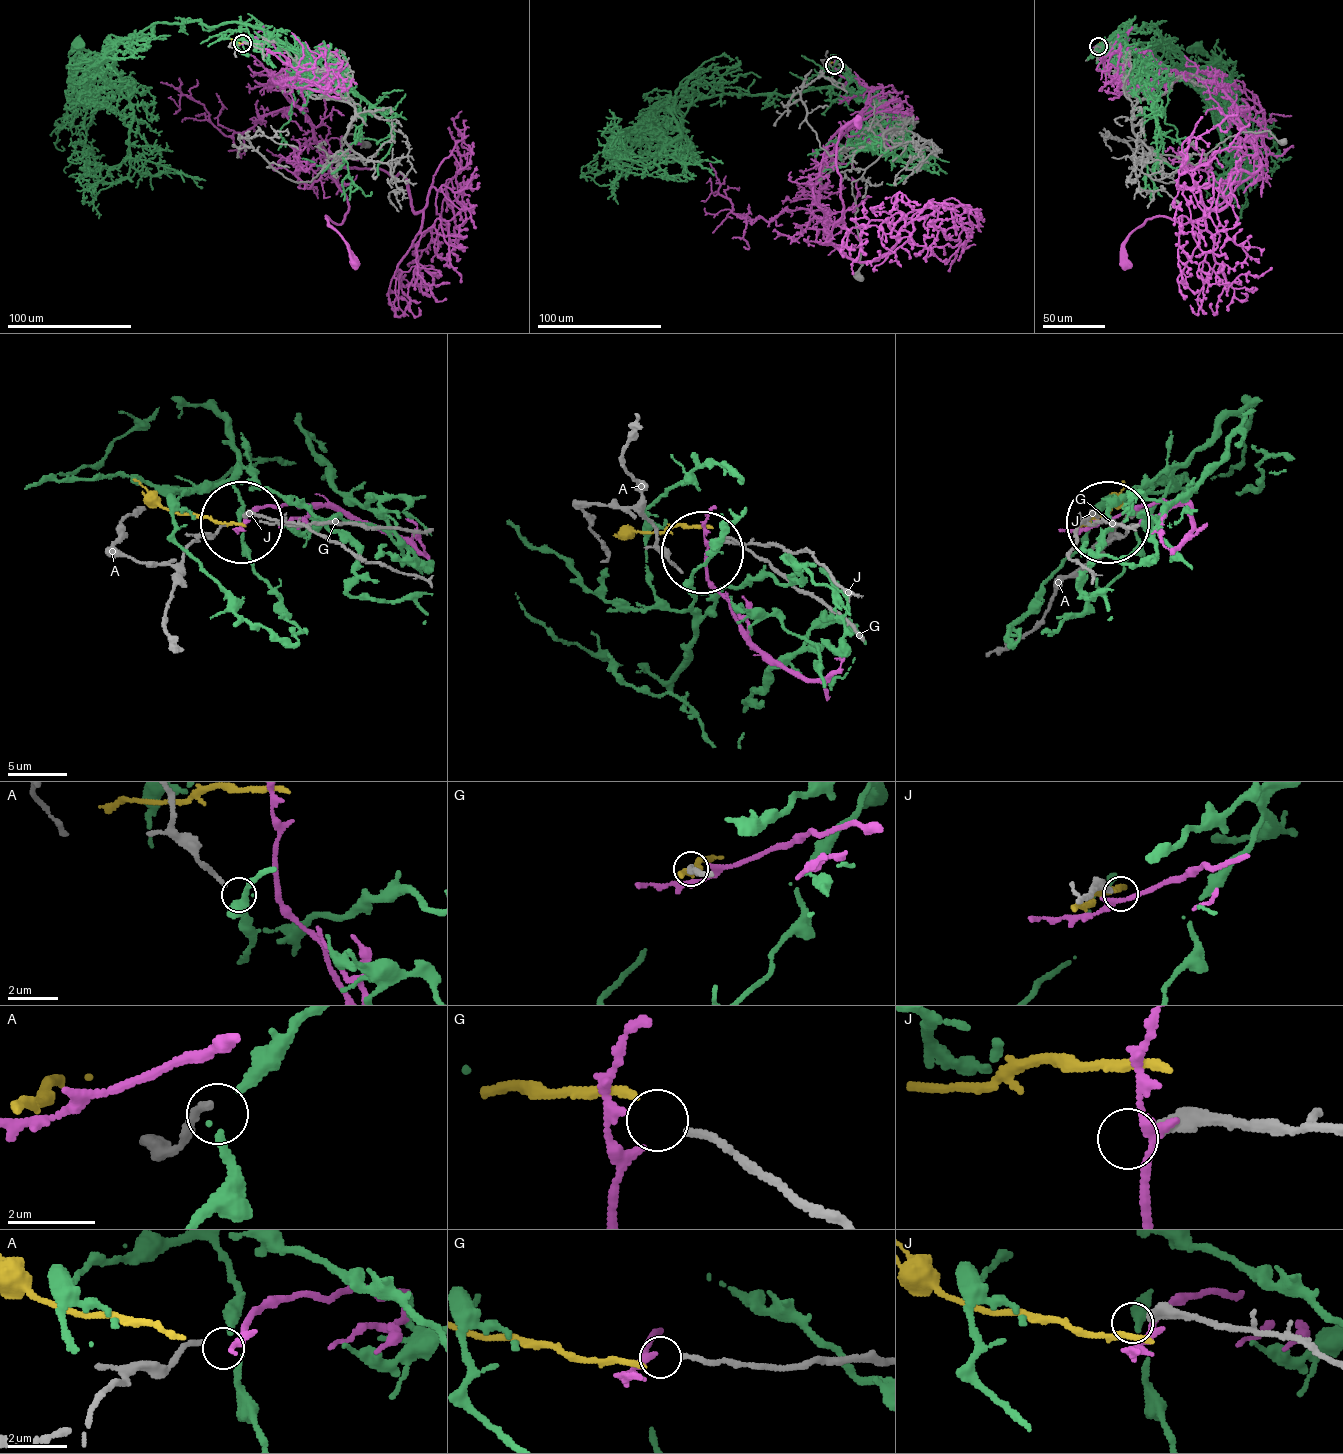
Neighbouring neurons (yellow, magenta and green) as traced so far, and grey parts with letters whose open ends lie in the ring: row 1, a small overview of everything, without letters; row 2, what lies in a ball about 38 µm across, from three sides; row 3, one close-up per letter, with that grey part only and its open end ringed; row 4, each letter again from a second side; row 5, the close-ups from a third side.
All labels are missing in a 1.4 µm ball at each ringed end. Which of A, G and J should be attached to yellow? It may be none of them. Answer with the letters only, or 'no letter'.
G

